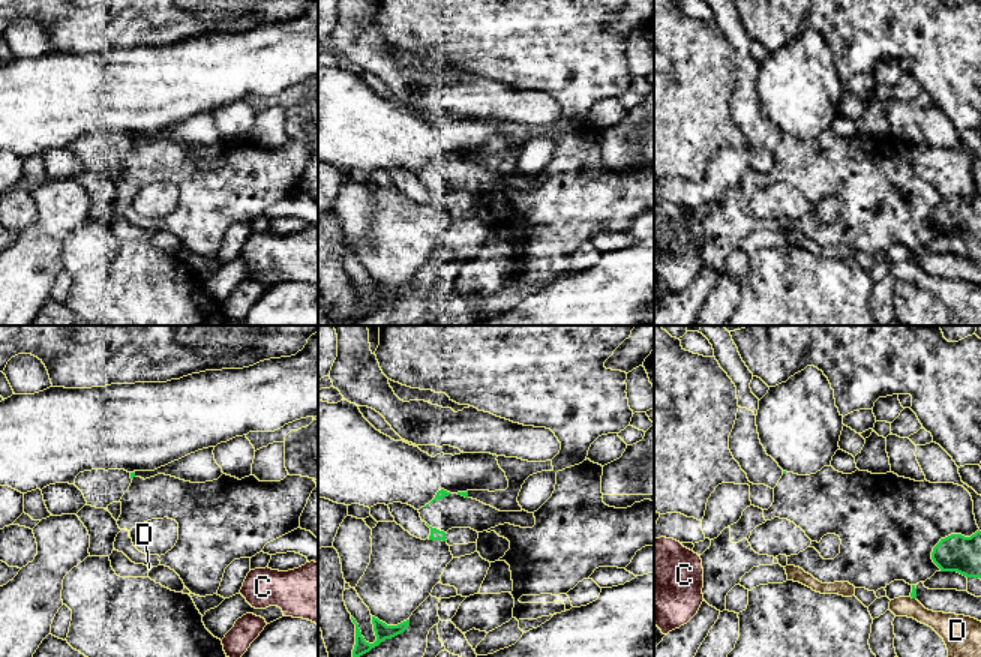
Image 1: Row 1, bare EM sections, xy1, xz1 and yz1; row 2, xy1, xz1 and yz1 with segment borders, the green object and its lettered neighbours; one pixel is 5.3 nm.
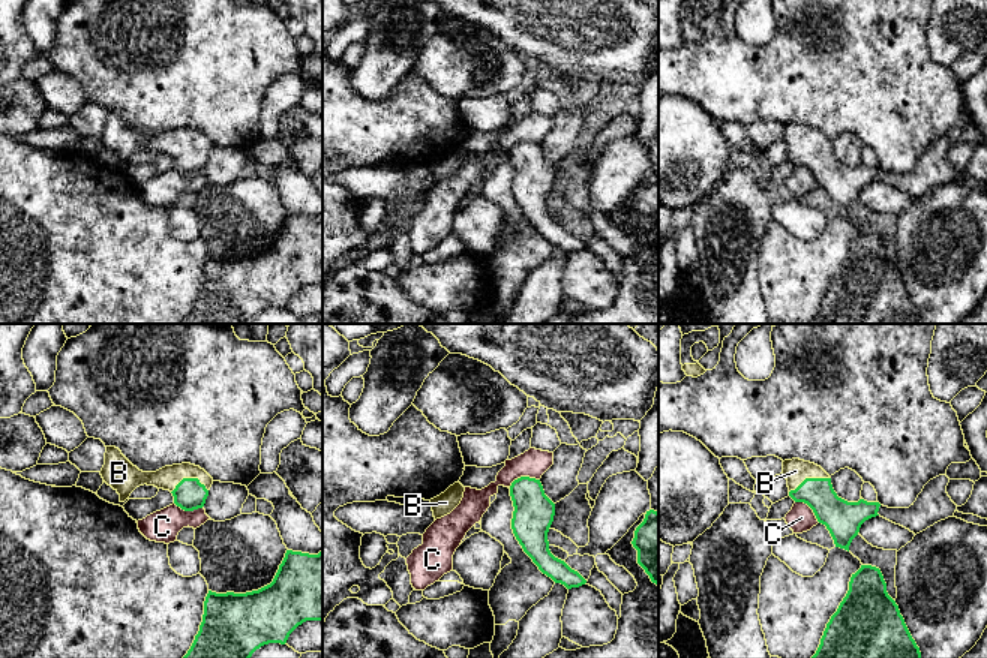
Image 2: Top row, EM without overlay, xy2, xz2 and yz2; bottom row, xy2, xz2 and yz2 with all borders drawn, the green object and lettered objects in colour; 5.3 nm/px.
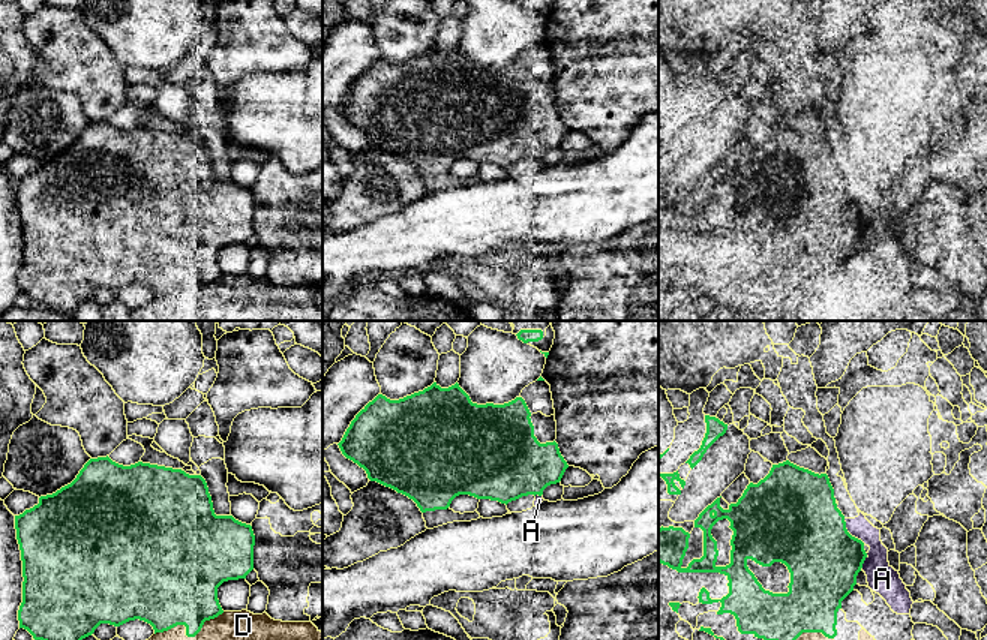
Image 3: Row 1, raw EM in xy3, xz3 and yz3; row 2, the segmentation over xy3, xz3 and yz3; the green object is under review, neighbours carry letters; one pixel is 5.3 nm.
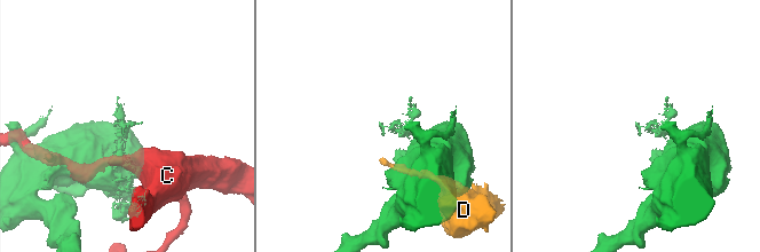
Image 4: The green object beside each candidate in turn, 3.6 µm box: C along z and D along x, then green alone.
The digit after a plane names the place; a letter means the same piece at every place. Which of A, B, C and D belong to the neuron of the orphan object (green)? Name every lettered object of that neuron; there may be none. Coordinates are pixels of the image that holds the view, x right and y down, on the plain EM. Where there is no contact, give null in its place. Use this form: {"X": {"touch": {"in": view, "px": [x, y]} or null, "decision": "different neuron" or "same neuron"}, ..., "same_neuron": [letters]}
{"A": {"touch": {"in": "yz3", "px": [849, 198]}, "decision": "same neuron"}, "B": {"touch": {"in": "xy2", "px": [188, 143]}, "decision": "same neuron"}, "C": {"touch": {"in": "xz2", "px": [522, 141]}, "decision": "different neuron"}, "D": {"touch": {"in": "xy3", "px": [188, 300]}, "decision": "different neuron"}, "same_neuron": ["A", "B"]}

